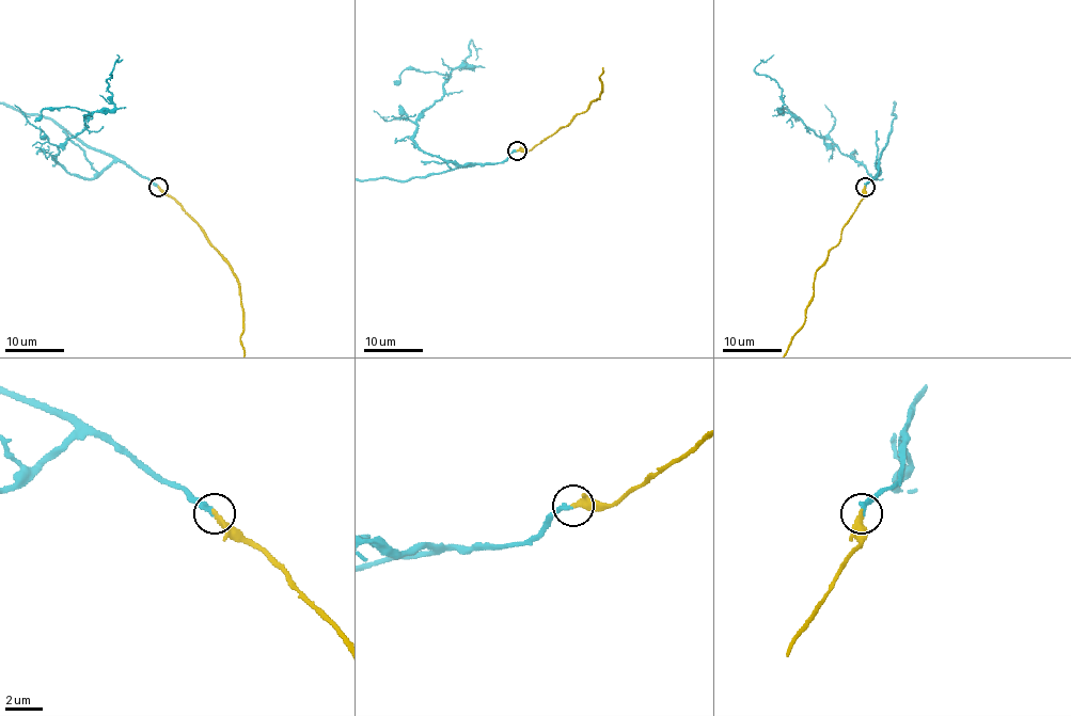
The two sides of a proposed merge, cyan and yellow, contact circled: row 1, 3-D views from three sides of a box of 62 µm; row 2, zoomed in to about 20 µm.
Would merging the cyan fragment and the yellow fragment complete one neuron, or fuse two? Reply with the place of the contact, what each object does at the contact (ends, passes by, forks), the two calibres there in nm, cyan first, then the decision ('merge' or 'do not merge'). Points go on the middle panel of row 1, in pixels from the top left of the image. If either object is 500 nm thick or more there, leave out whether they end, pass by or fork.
(517, 150) | cyan ends | yellow ends | 240/320 nm | merge

